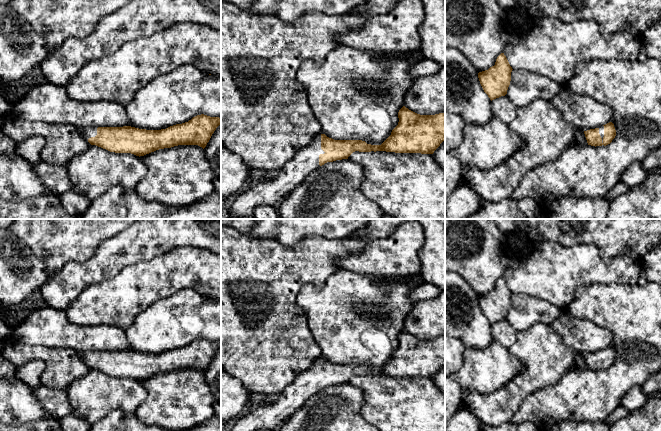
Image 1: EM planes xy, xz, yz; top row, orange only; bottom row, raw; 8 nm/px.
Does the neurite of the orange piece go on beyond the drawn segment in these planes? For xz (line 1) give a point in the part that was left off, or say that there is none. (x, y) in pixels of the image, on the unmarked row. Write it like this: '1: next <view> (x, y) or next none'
1: next xz (306, 384)

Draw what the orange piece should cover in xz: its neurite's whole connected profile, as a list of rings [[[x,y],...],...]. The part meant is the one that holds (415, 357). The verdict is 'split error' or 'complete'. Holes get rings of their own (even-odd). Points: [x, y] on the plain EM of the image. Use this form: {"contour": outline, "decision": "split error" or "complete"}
{"contour": [[[403,330],[398,336],[398,342],[398,349],[381,369],[367,368],[362,364],[334,364],[325,358],[317,360],[308,370],[298,375],[295,381],[282,391],[275,403],[259,408],[246,416],[238,417],[230,424],[230,431],[273,430],[288,419],[297,409],[302,407],[311,396],[327,386],[348,383],[355,375],[433,378],[445,364],[445,337],[420,339]]], "decision": "split error"}

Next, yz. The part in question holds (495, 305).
{"contour": [[[501,277],[494,290],[478,297],[480,308],[491,325],[507,318],[512,294],[506,280]]], "decision": "complete"}

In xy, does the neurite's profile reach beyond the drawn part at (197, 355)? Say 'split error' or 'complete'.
split error

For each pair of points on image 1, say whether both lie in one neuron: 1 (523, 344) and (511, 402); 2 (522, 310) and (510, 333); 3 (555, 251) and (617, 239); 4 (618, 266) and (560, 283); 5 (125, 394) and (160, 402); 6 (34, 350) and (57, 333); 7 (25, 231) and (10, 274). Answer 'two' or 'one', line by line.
1: one
2: two
3: two
4: one
5: two
6: two
7: two

